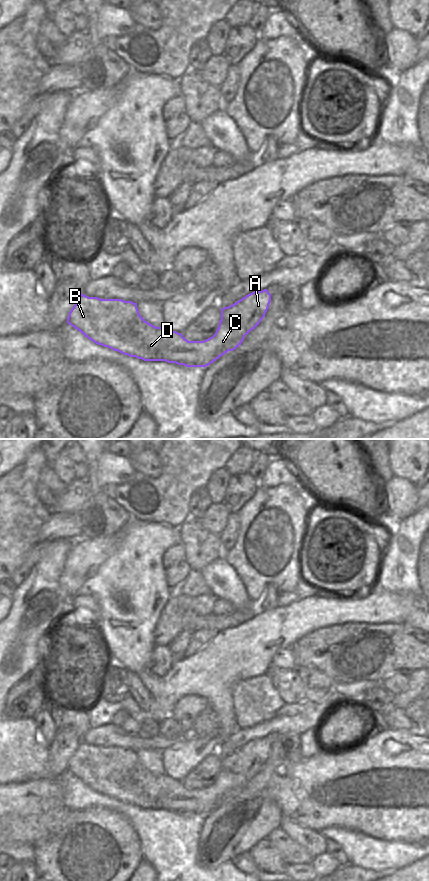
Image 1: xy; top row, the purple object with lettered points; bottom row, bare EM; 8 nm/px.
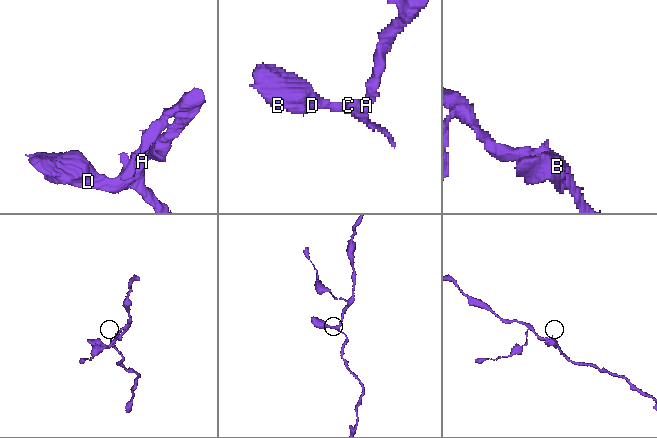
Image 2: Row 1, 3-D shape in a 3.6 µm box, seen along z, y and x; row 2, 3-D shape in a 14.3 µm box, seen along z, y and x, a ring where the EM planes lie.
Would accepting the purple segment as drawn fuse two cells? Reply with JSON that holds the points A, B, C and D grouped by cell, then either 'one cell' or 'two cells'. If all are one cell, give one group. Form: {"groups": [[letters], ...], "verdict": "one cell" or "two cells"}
{"groups": [["A", "B", "C", "D"]], "verdict": "one cell"}

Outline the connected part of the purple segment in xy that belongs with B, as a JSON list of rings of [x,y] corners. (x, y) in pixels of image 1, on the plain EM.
[[[267,737],[254,739],[236,751],[221,757],[221,768],[215,782],[204,789],[188,789],[181,781],[172,779],[166,773],[156,775],[148,771],[140,762],[137,751],[122,747],[100,747],[80,742],[77,750],[69,760],[67,771],[80,779],[85,785],[98,793],[108,795],[130,805],[136,805],[144,809],[166,809],[186,815],[206,815],[219,807],[228,799],[233,799],[241,793],[245,784],[255,777],[269,756],[271,742]]]

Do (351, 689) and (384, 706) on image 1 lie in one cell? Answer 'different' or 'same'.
same

